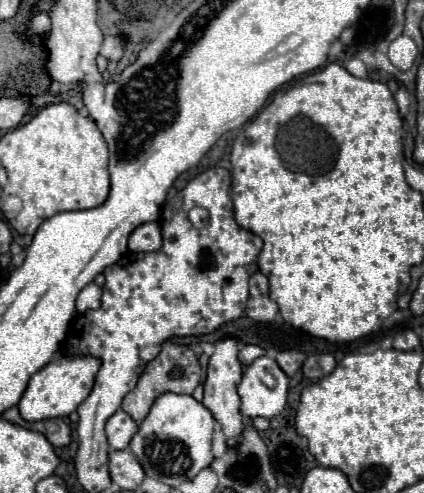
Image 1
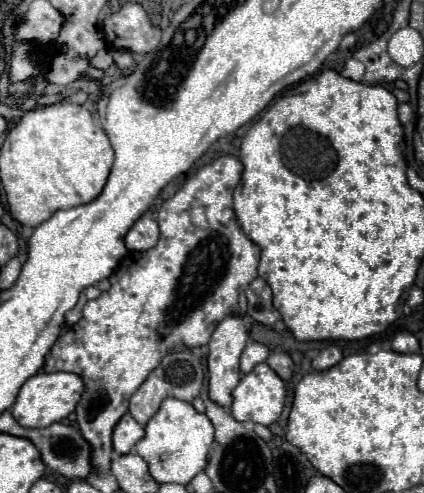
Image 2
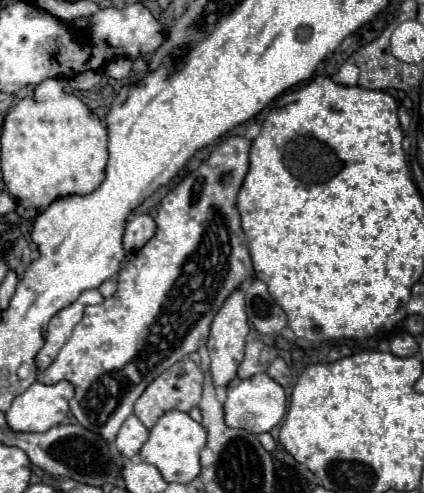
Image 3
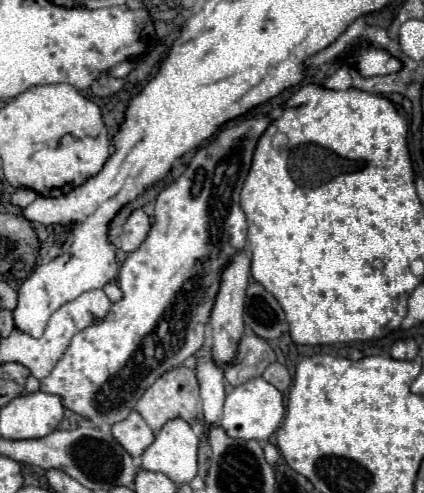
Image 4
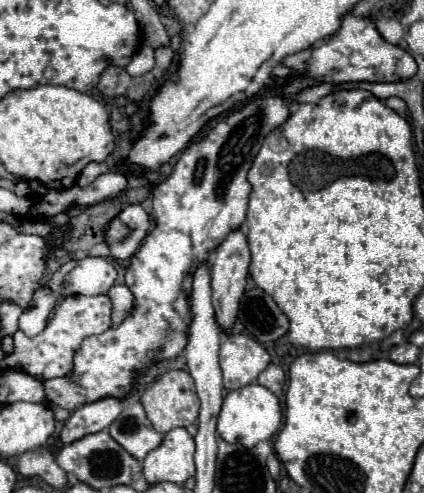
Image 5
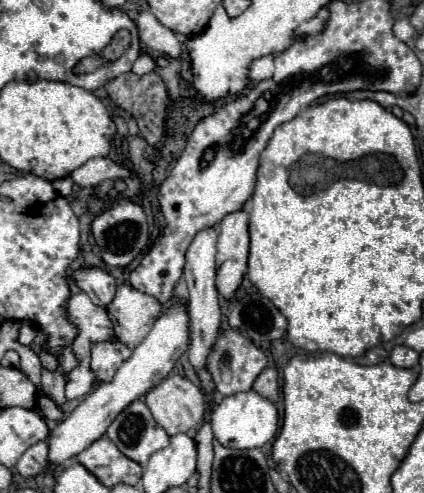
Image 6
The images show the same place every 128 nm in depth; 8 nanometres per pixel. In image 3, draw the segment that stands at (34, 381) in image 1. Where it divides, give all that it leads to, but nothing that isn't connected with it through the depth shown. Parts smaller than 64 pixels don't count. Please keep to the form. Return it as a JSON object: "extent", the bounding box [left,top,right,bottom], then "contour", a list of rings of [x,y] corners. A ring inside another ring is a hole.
{"extent":[4,382,74,432],"contour":[[[34,382],[26,392],[16,396],[4,412],[6,422],[14,432],[46,432],[66,418],[72,396],[74,388],[70,382],[52,386]]]}

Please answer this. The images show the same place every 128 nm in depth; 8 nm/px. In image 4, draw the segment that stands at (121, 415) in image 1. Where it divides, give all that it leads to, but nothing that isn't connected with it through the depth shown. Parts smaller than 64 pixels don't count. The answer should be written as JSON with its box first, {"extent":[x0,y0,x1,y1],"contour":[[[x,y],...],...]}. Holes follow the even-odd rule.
{"extent":[112,410,154,458],"contour":[[[132,410],[126,420],[116,422],[112,426],[112,434],[134,458],[142,456],[142,452],[154,442],[154,432],[136,410]]]}

